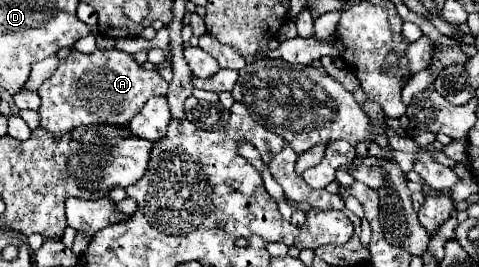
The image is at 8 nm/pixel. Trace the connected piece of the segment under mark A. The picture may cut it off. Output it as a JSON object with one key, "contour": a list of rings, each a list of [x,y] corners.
{"contour":[[[72,49],[70,55],[60,61],[54,75],[48,77],[38,89],[42,99],[38,109],[40,125],[56,137],[70,133],[78,125],[124,125],[140,113],[150,97],[166,95],[166,91],[168,83],[158,73],[144,71],[134,57],[124,51],[96,49],[92,55],[84,55]]]}

